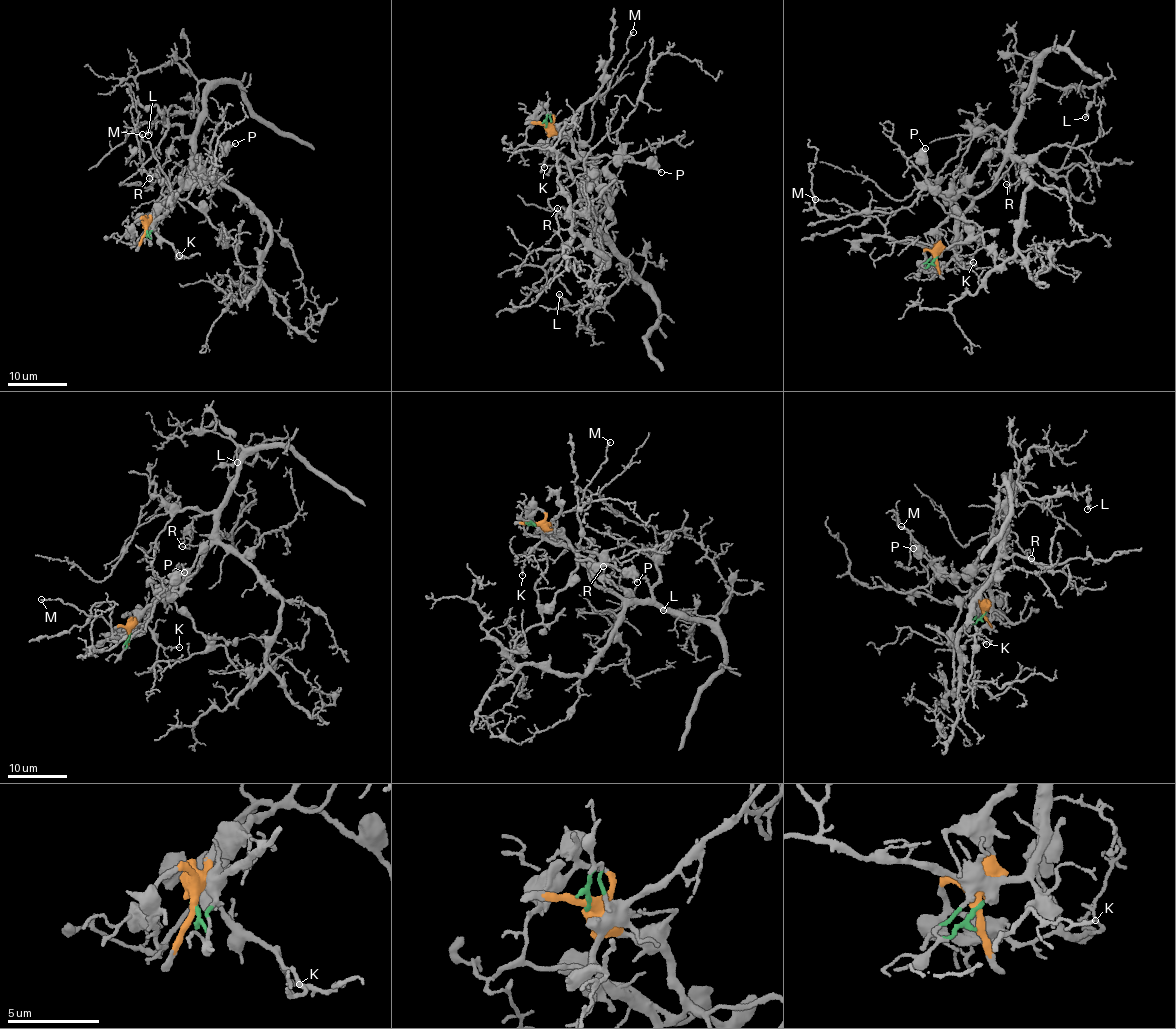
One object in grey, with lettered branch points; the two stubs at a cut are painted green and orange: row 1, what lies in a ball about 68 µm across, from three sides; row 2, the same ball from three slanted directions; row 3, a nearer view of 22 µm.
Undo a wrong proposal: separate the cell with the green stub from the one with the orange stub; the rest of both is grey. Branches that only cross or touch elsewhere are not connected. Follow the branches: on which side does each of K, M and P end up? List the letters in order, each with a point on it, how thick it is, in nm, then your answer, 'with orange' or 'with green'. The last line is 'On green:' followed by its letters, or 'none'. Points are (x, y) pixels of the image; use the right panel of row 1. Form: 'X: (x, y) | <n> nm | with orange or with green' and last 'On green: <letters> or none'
K: (973, 262) | 150 nm | with green
M: (815, 199) | 120 nm | with green
P: (925, 148) | 240 nm | with orange
On green: K, M

